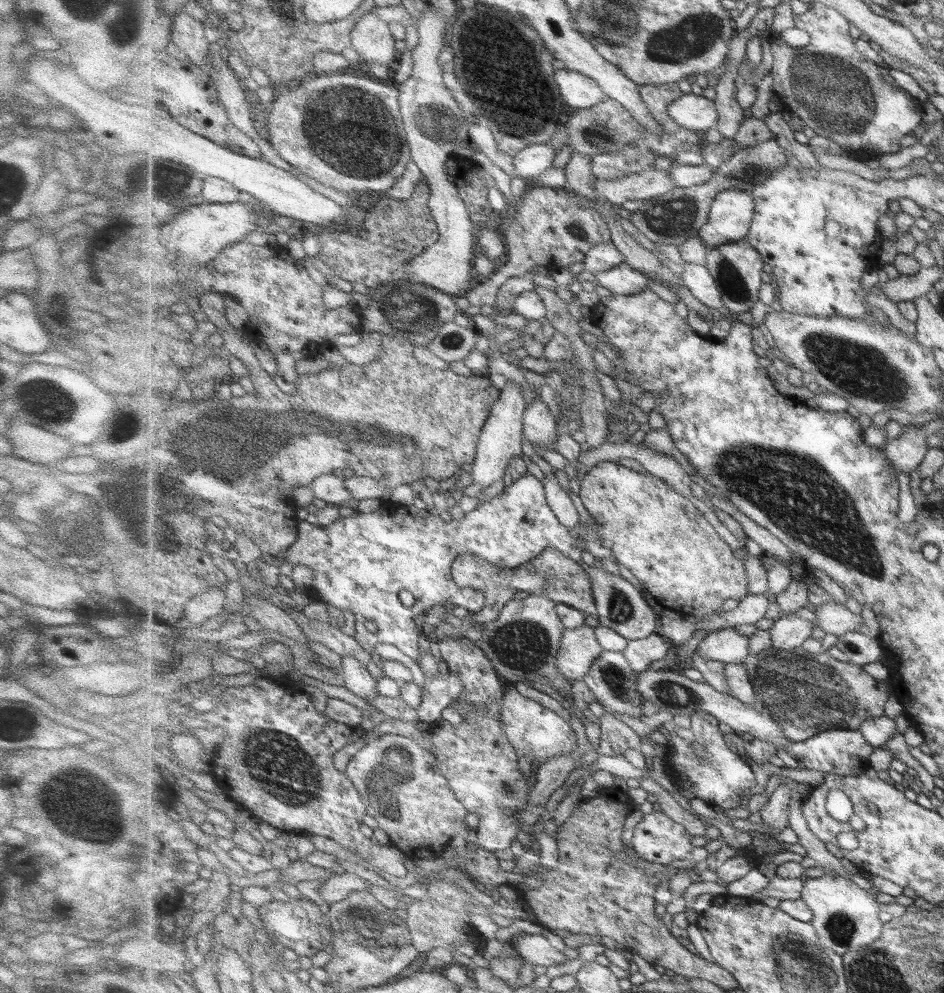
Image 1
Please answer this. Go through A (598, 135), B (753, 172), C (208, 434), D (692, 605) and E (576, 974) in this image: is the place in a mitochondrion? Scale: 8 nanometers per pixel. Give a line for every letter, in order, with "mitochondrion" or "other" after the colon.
A: mitochondrion
B: mitochondrion
C: mitochondrion
D: other
E: other

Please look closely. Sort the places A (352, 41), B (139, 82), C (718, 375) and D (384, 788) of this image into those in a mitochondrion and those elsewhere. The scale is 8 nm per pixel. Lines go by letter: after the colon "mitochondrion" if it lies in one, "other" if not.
A: other
B: other
C: other
D: mitochondrion

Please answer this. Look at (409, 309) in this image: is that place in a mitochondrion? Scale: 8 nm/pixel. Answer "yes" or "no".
yes

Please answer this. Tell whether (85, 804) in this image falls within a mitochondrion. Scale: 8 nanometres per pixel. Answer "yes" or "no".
yes

